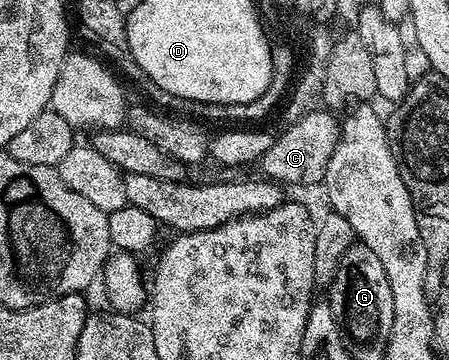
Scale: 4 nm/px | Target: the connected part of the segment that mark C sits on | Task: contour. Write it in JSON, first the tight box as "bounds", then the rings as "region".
{"bounds":[258,109,341,185],"region":[[[319,109],[308,113],[300,121],[285,126],[280,135],[274,137],[273,145],[265,152],[258,167],[265,178],[281,185],[314,185],[321,184],[326,177],[328,163],[332,157],[332,151],[338,146],[341,137],[341,126],[333,112]]]}

